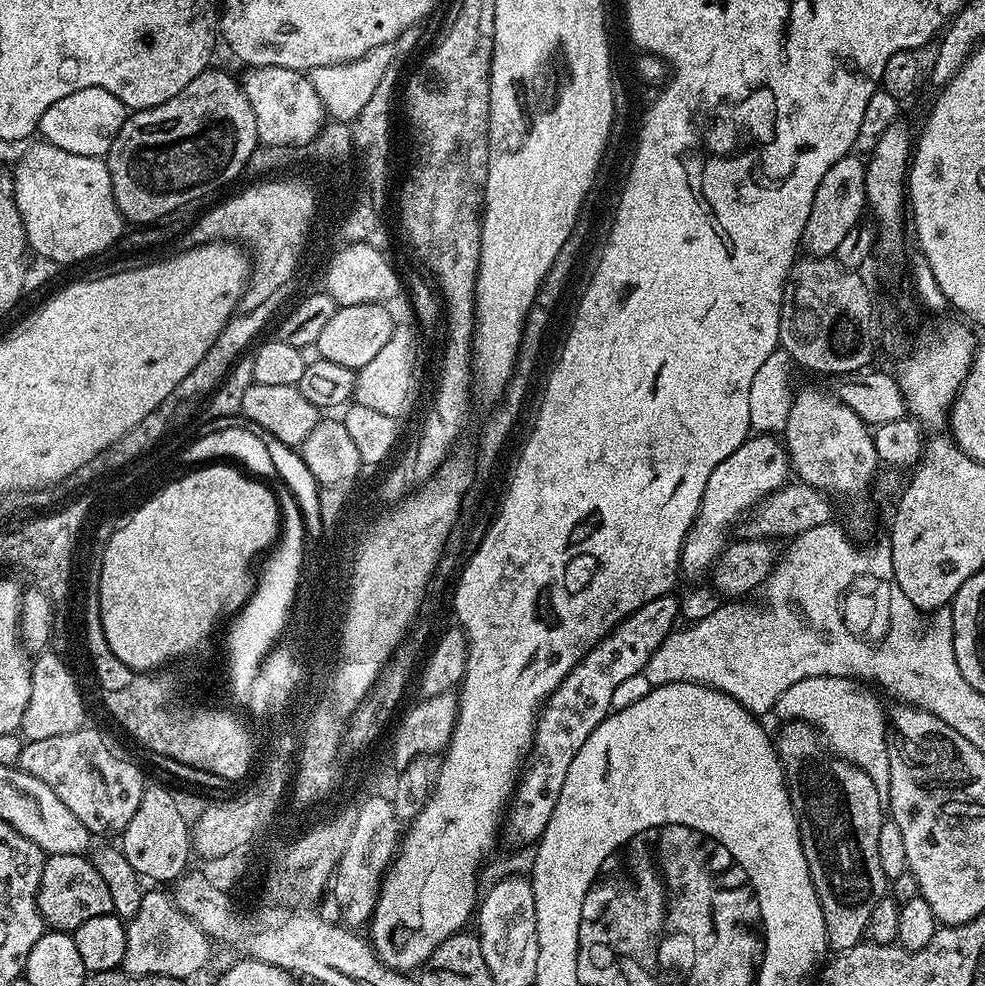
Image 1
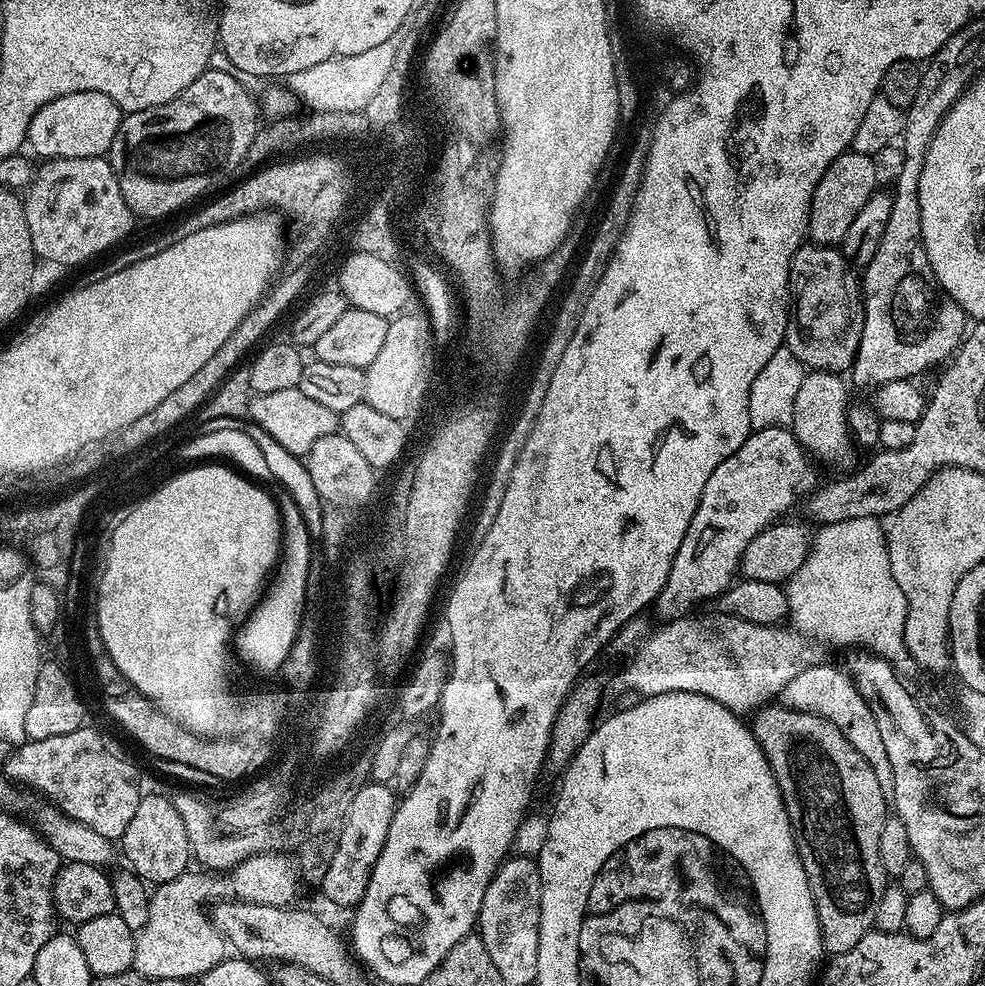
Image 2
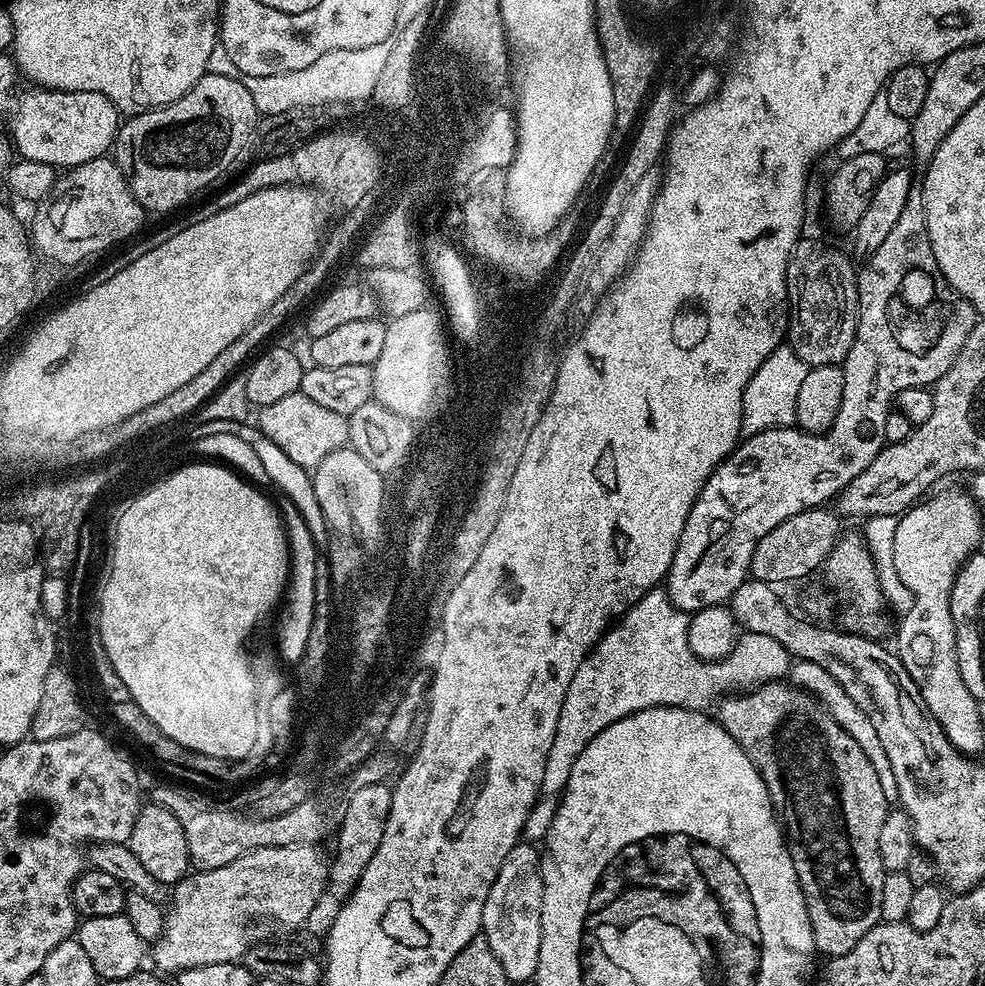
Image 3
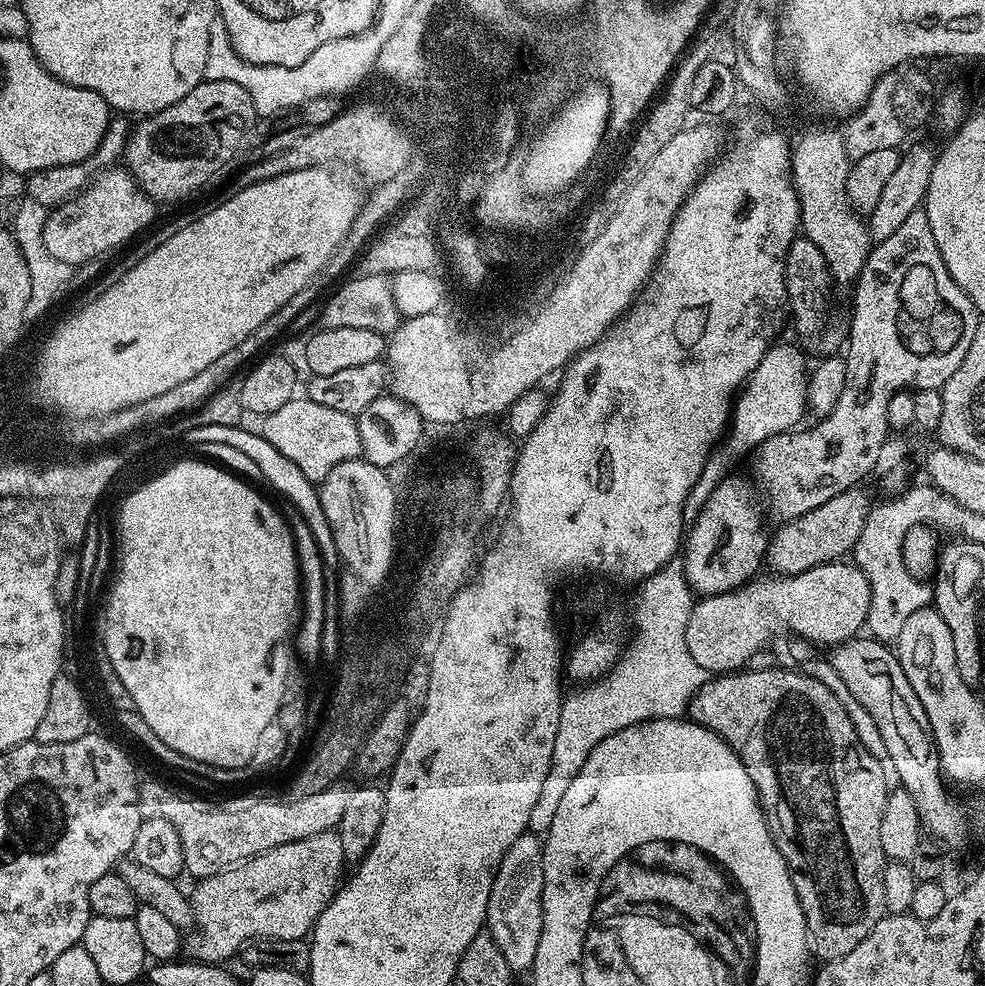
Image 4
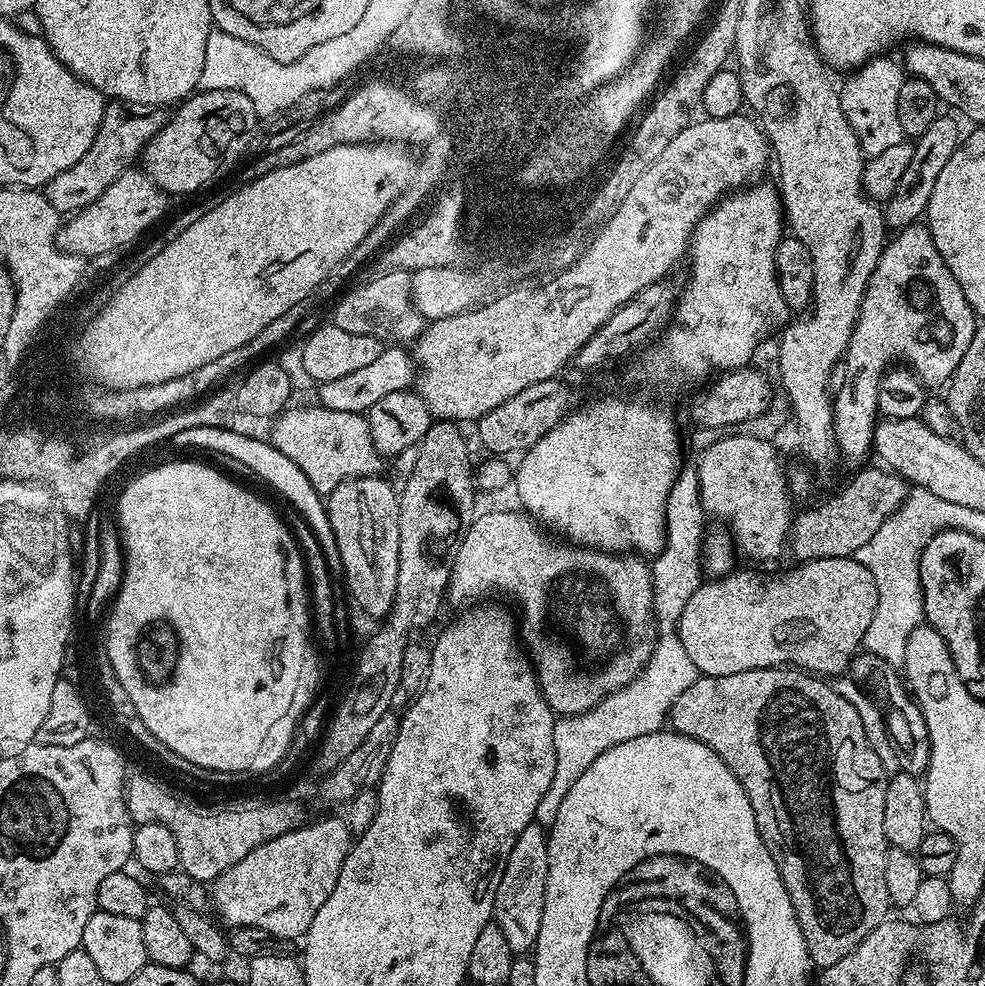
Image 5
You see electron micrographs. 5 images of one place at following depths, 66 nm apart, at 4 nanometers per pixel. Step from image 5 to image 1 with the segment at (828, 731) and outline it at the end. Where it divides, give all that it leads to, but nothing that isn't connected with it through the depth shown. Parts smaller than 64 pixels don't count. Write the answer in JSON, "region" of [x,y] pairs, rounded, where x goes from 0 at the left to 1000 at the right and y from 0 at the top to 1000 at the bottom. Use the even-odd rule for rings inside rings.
{"region":[[[800,732],[795,737],[796,739],[793,740],[792,747],[789,745],[786,754],[788,756],[788,763],[792,767],[792,772],[796,778],[796,791],[800,795],[800,808],[810,834],[814,862],[818,866],[818,878],[822,882],[822,890],[826,895],[826,903],[830,907],[830,915],[835,919],[835,931],[839,931],[841,960],[846,967],[857,966],[878,952],[877,944],[879,943],[879,935],[883,935],[883,926],[887,924],[887,919],[891,919],[891,915],[904,901],[902,889],[895,886],[895,874],[891,874],[891,842],[895,842],[897,837],[899,819],[891,809],[891,801],[887,801],[887,793],[883,793],[883,789],[879,789],[879,785],[870,775],[864,775],[862,771],[857,771],[855,768],[850,767],[848,763],[842,761],[827,738],[815,732]]]}

